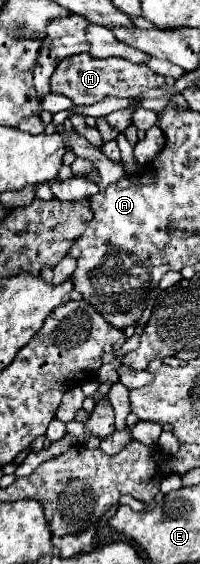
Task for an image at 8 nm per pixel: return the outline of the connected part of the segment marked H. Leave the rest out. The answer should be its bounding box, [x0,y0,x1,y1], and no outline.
[50,53,166,105]

